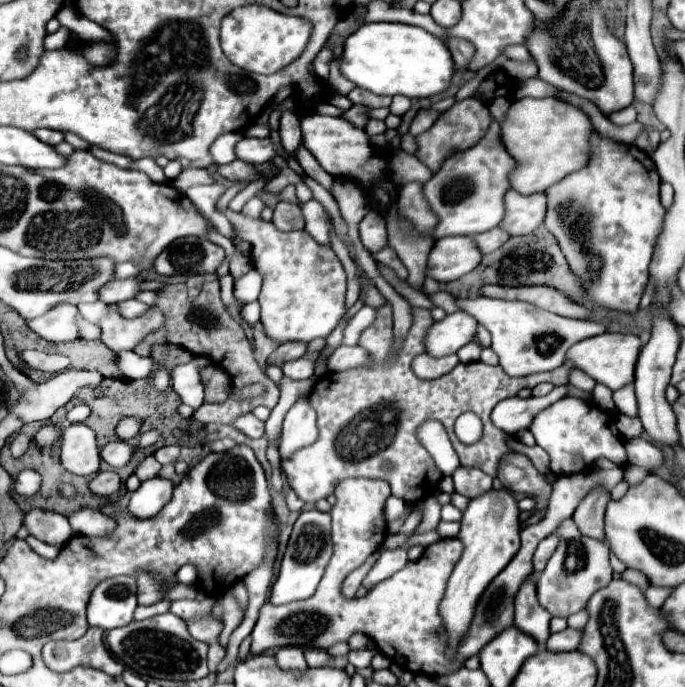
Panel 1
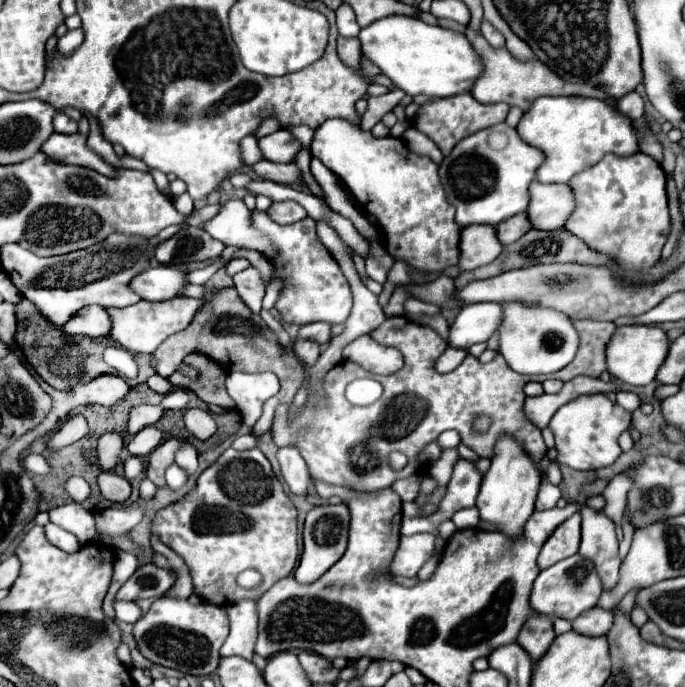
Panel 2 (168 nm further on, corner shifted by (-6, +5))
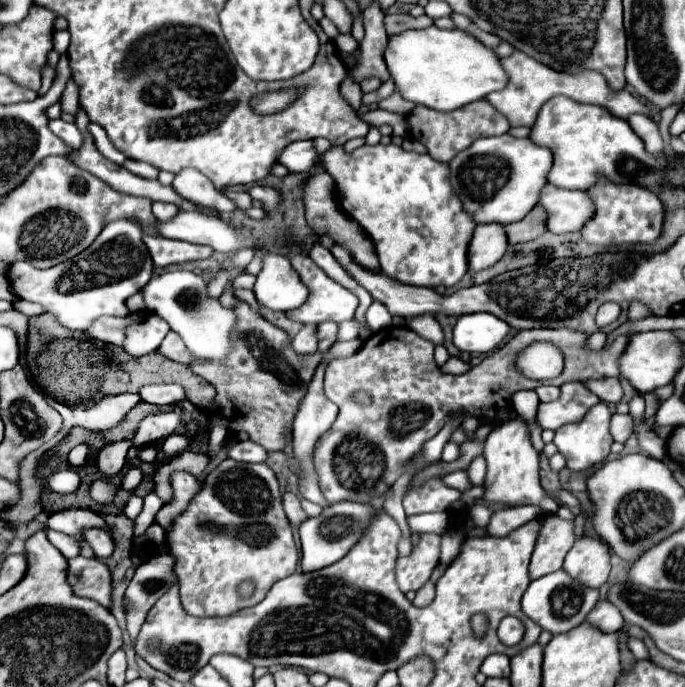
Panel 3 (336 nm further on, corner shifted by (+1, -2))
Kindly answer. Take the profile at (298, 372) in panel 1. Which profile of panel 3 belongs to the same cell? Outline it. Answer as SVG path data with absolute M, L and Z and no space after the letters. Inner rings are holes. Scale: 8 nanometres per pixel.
M306 324L292 340L292 348L298 352L298 354L314 354L318 348L316 348L318 340L316 340L316 326L312 324Z

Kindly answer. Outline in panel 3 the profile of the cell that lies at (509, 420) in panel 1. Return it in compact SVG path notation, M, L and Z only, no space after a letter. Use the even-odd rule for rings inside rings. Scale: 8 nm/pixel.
M568 382L560 386L562 394L558 400L540 404L536 422L546 430L556 430L564 424L578 422L584 414L598 402L596 394L592 394L582 382Z

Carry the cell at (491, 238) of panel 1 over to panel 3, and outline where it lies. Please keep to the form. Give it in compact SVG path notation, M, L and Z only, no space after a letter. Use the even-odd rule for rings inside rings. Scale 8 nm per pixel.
M536 206L530 214L526 214L526 218L504 226L504 230L510 246L518 242L530 242L546 232L546 212L540 206Z

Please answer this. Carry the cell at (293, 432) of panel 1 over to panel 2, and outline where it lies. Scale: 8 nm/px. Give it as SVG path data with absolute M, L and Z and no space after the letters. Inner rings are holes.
M283 447L277 453L283 477L291 489L291 493L295 495L307 495L307 489L311 485L311 475L307 469L305 459L299 455L299 451L295 451L295 447Z

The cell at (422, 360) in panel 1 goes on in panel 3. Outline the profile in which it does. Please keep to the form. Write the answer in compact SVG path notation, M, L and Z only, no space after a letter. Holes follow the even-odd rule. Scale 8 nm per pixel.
M450 358L440 370L446 372L446 374L462 374L462 372L466 372L468 368L470 368L470 364L466 364L464 360L460 360L460 358Z

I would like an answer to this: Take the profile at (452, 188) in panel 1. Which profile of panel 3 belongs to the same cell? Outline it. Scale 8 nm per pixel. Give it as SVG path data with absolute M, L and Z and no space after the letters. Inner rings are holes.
M510 134L502 136L490 136L490 138L480 138L468 150L462 150L448 162L450 168L450 184L456 196L460 196L464 212L472 214L474 222L478 224L512 224L522 220L538 202L538 194L542 186L546 184L546 174L552 168L552 152L546 148L540 148L532 144L528 138L512 138Z

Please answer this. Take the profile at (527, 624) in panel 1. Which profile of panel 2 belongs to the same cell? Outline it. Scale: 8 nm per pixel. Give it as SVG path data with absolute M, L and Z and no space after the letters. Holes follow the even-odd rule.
M537 613L527 621L527 627L523 627L517 643L529 653L531 661L537 663L547 653L547 647L551 645L553 639L555 639L555 631L551 627L551 619Z

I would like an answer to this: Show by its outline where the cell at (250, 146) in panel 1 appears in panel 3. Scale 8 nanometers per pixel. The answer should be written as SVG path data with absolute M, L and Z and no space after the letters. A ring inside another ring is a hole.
M310 140L292 142L280 152L280 158L278 158L278 162L284 164L290 172L308 172L316 164L316 160L318 160L318 154Z

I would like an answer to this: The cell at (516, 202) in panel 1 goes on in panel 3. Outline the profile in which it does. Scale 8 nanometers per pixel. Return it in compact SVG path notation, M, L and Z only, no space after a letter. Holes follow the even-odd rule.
M546 184L540 192L540 206L548 214L548 232L566 234L578 232L592 216L592 202L582 190L564 190Z

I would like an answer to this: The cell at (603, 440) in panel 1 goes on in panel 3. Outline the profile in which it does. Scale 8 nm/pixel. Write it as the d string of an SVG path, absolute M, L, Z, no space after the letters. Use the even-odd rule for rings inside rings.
M598 402L596 406L592 406L592 410L588 410L588 414L580 422L564 424L564 426L560 426L560 430L556 430L554 444L558 446L558 452L566 458L566 468L570 468L572 472L582 472L608 458L610 446L612 446L610 418L612 418L612 414L610 414L610 408L606 406L606 402Z

